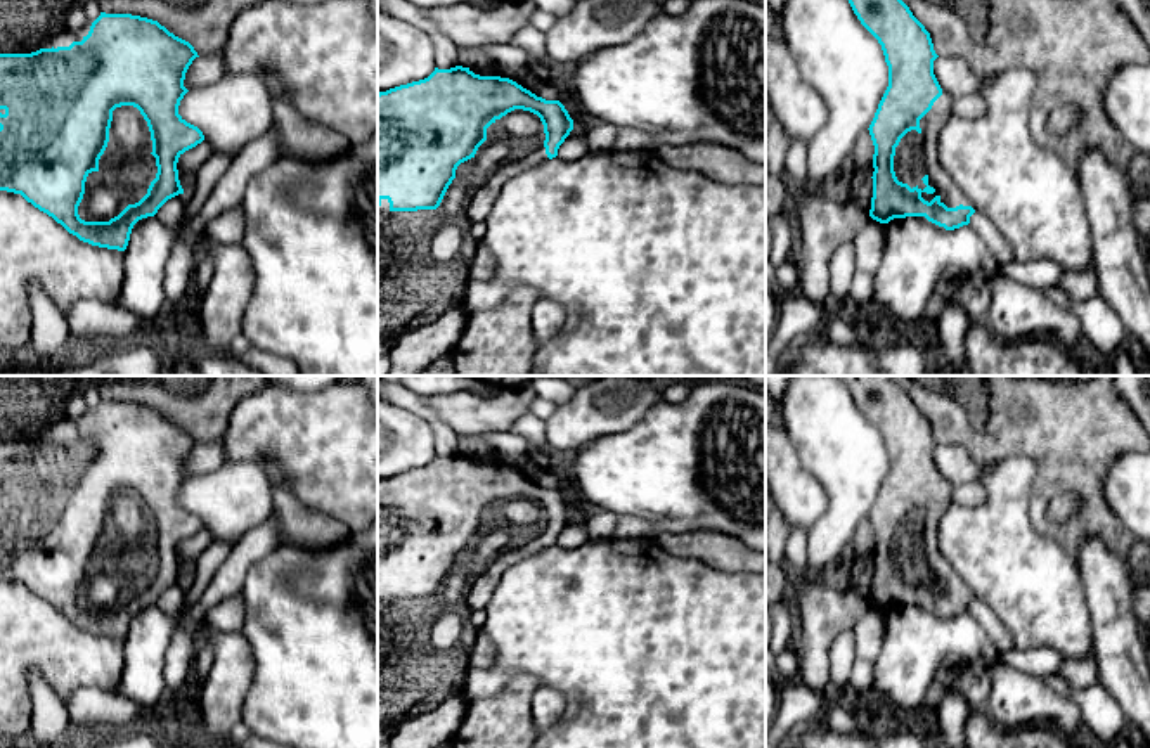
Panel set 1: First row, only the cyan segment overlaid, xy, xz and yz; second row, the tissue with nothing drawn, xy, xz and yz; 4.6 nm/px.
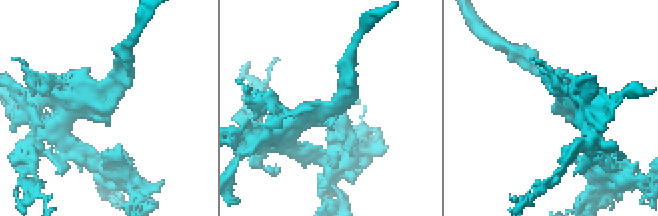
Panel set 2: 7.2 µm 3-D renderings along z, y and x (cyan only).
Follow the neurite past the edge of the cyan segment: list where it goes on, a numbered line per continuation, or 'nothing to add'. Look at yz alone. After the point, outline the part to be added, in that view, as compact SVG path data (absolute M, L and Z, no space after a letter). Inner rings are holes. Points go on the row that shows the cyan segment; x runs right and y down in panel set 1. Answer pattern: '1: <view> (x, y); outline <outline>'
1: yz (930, 123); outline M944 94L934 102L932 109L920 119L920 139L918 152L925 161L925 175L928 177L928 185L935 189L934 194L921 192L925 201L932 201L935 196L940 197L947 208L956 208L959 204L970 206L970 201L961 192L959 187L949 178L937 158L937 140L946 118L953 116L949 106L954 99Z

